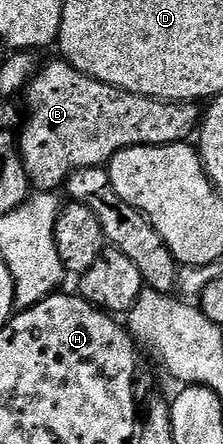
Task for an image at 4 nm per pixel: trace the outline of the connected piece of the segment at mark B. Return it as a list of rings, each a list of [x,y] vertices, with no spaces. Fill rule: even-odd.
[[[54,58],[54,63],[49,63],[40,68],[37,74],[33,76],[27,90],[24,92],[23,99],[29,102],[29,115],[24,120],[23,126],[20,128],[19,134],[19,150],[21,153],[21,164],[25,166],[25,171],[29,175],[30,184],[38,192],[52,191],[56,192],[58,188],[64,184],[71,173],[75,173],[79,169],[87,169],[88,167],[105,167],[115,157],[117,151],[122,151],[128,147],[162,147],[168,143],[183,143],[194,138],[195,132],[198,130],[203,114],[202,108],[196,102],[192,103],[166,103],[163,99],[152,99],[146,95],[136,95],[130,91],[124,91],[118,87],[107,85],[103,81],[91,78],[90,75],[82,75],[79,69],[75,69],[71,64],[66,63],[64,59]]]

